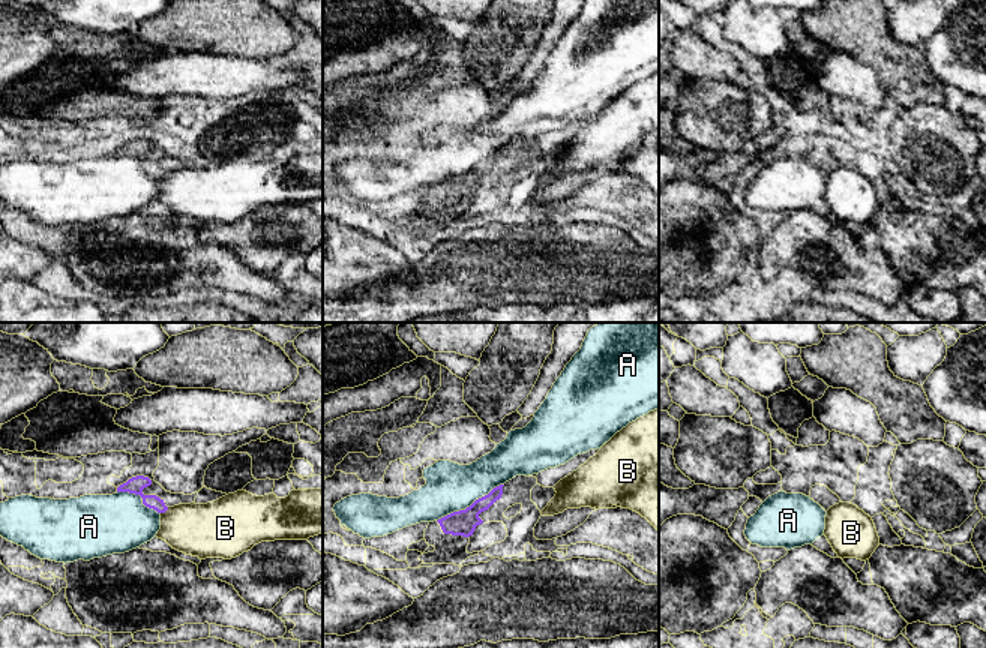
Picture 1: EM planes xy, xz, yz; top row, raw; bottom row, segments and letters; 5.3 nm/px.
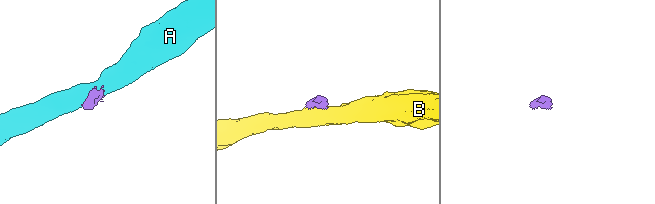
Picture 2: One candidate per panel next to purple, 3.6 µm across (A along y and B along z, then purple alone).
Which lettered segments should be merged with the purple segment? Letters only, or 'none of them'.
none of them

